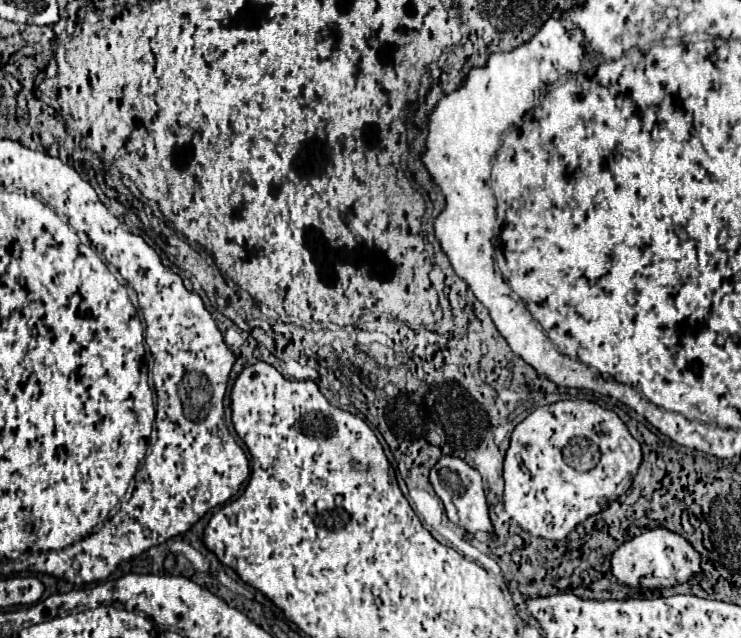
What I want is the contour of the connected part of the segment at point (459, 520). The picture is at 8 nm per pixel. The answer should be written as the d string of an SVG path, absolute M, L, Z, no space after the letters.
M442 456L430 470L430 484L436 492L436 496L442 500L446 516L450 522L454 522L456 526L468 530L468 532L490 532L492 524L488 518L488 504L484 498L484 488L482 488L482 478L478 474L478 470L470 468L464 460L456 458L456 456Z

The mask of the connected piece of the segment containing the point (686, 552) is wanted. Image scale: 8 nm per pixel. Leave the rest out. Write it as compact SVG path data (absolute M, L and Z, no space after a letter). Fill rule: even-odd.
M663 527L648 529L640 536L624 542L614 554L612 554L612 574L620 584L626 584L630 588L638 588L640 578L672 578L678 582L688 582L696 574L702 574L700 562L702 556L692 548L692 544L676 532L670 532Z

